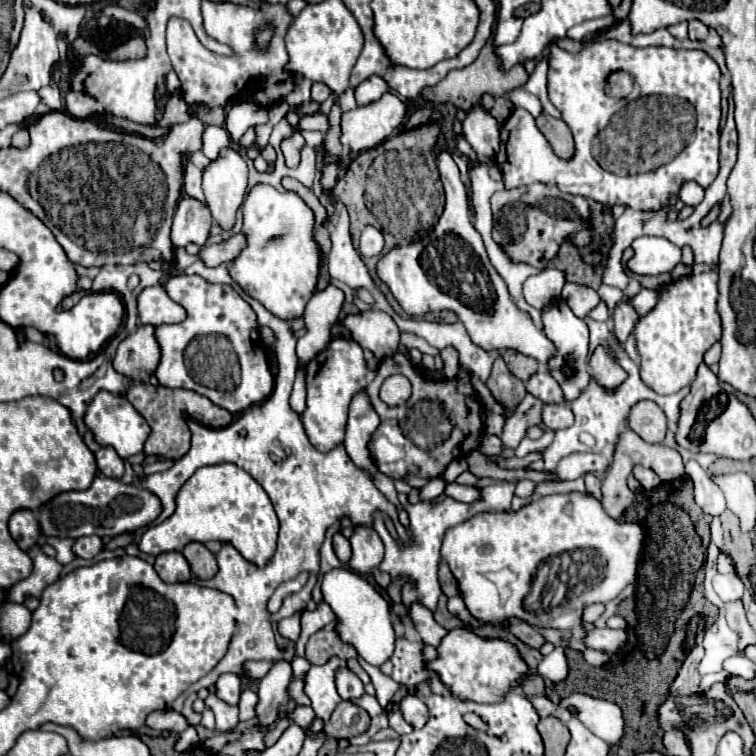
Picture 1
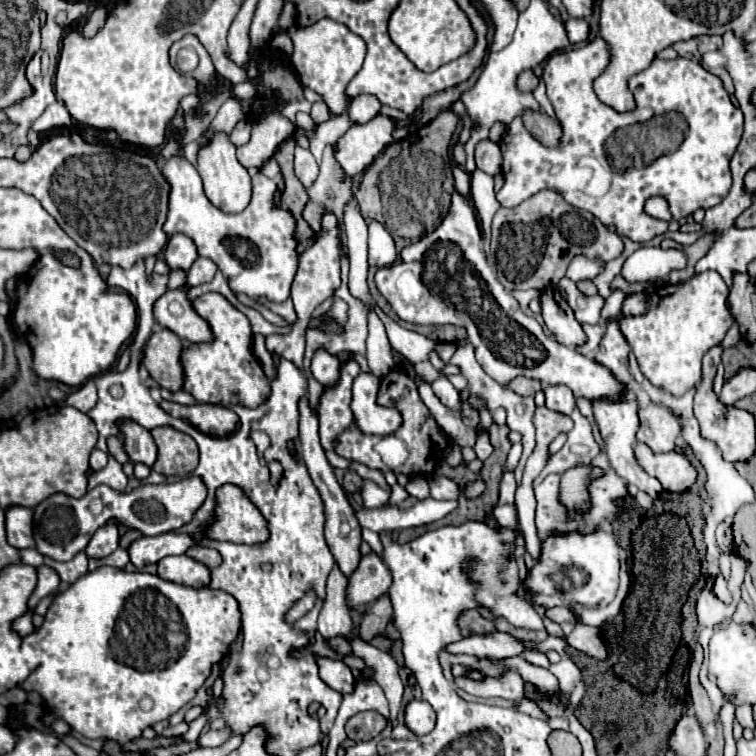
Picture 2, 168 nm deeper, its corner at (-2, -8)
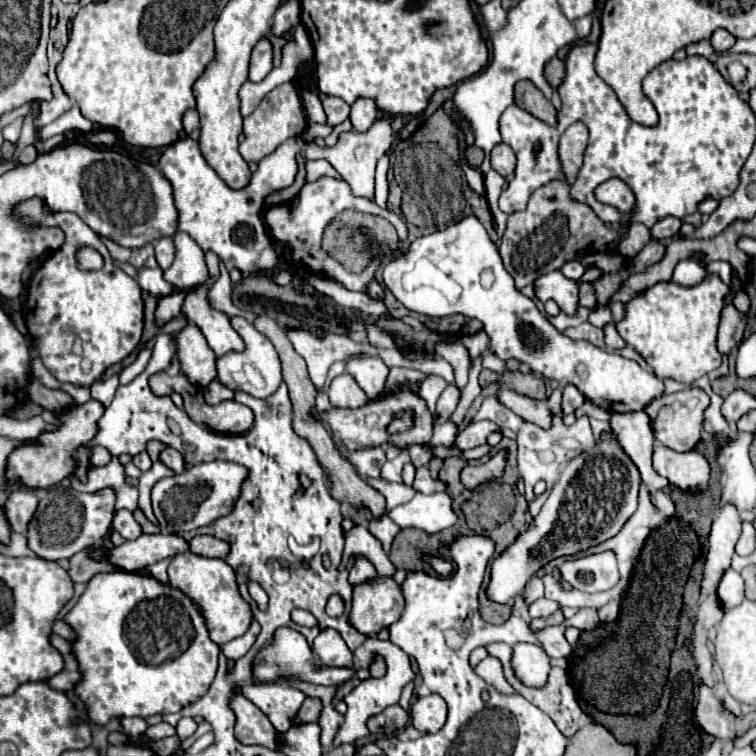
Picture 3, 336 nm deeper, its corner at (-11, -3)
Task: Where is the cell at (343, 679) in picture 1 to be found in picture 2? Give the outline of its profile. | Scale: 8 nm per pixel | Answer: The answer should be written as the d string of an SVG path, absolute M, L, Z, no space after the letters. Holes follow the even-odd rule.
M316 656L316 662L318 662L320 678L330 688L334 688L340 694L348 694L350 690L354 690L354 676L352 676L350 668L342 660L332 660L332 658Z

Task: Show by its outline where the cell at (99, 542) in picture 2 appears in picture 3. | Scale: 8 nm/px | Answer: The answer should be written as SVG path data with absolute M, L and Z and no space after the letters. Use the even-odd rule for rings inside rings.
M119 509L115 513L115 519L113 519L113 531L117 531L121 537L125 539L135 539L141 535L141 527L139 523L135 521L133 513L127 511L127 509Z

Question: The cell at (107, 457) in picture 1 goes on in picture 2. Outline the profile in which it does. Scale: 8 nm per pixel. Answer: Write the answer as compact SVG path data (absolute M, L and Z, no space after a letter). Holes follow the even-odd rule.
M94 450L94 452L90 454L90 468L92 468L94 472L102 470L102 468L106 466L106 462L108 462L108 454L106 454L106 452L102 452L102 450Z

